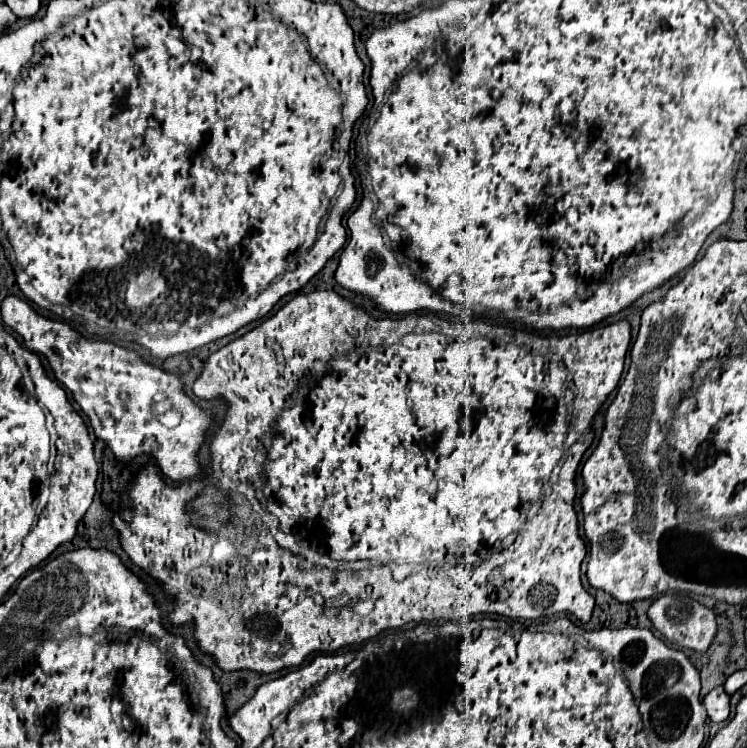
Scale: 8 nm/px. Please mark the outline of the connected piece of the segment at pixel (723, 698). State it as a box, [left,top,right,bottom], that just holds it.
[704,687,730,723]

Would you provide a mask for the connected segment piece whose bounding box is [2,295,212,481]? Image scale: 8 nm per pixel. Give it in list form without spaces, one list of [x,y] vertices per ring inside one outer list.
[[[14,295],[6,297],[6,301],[2,303],[2,321],[24,339],[24,345],[32,353],[40,353],[48,359],[54,377],[64,385],[64,389],[72,393],[74,401],[90,419],[94,435],[108,443],[116,459],[130,461],[136,455],[152,455],[160,471],[172,481],[202,475],[202,469],[196,461],[196,451],[206,441],[206,431],[212,421],[212,415],[196,407],[194,401],[182,393],[182,383],[174,373],[166,373],[158,367],[152,367],[144,363],[134,351],[122,349],[110,341],[88,341],[80,333],[76,333],[68,323],[50,321],[38,315],[28,305],[28,301],[18,299]]]

